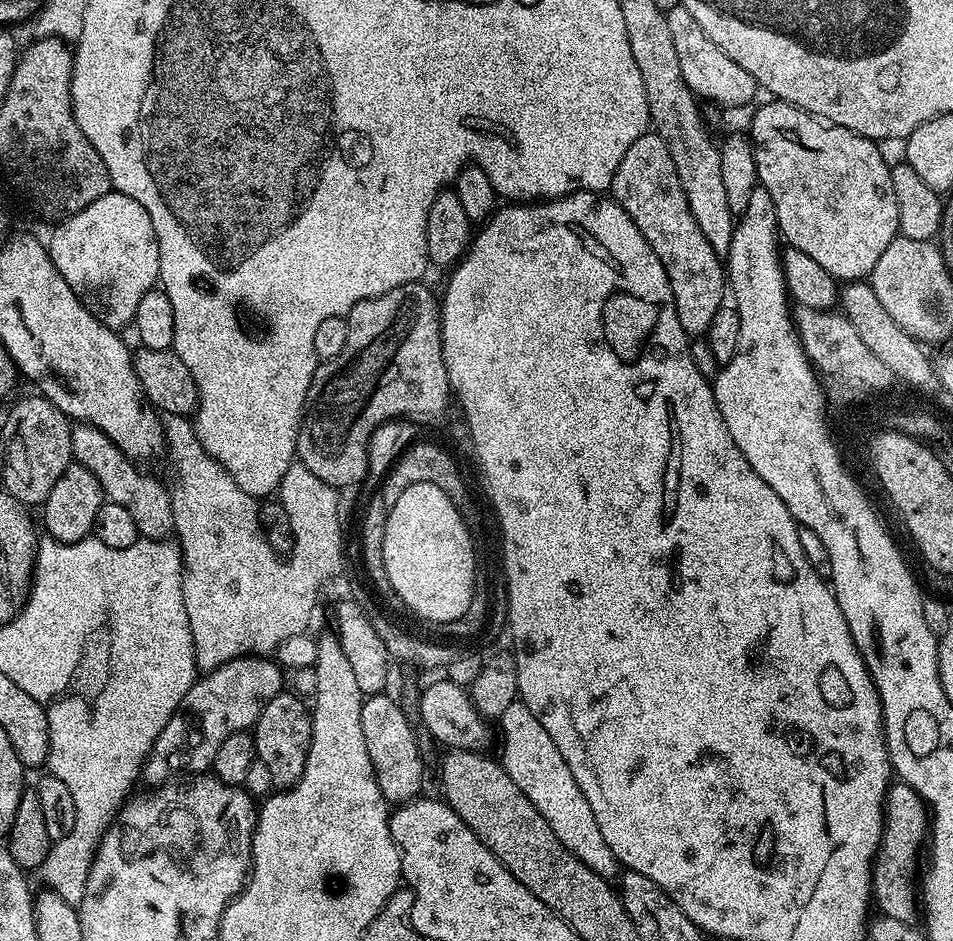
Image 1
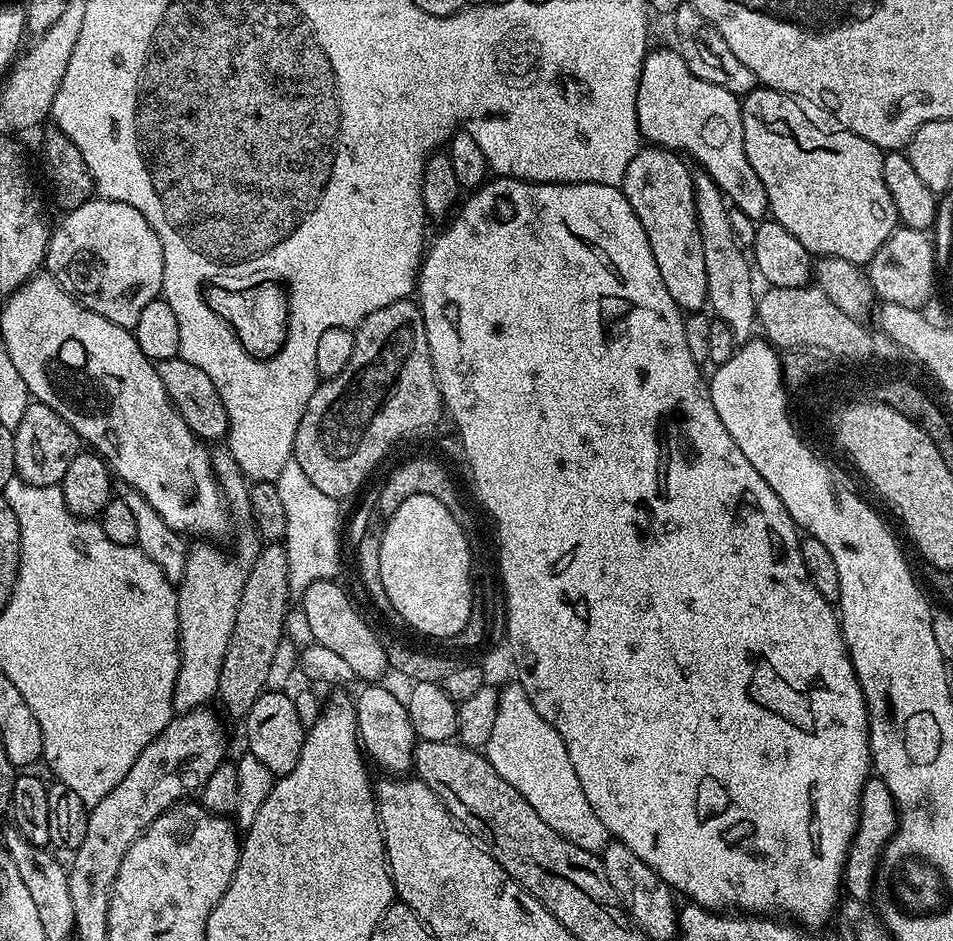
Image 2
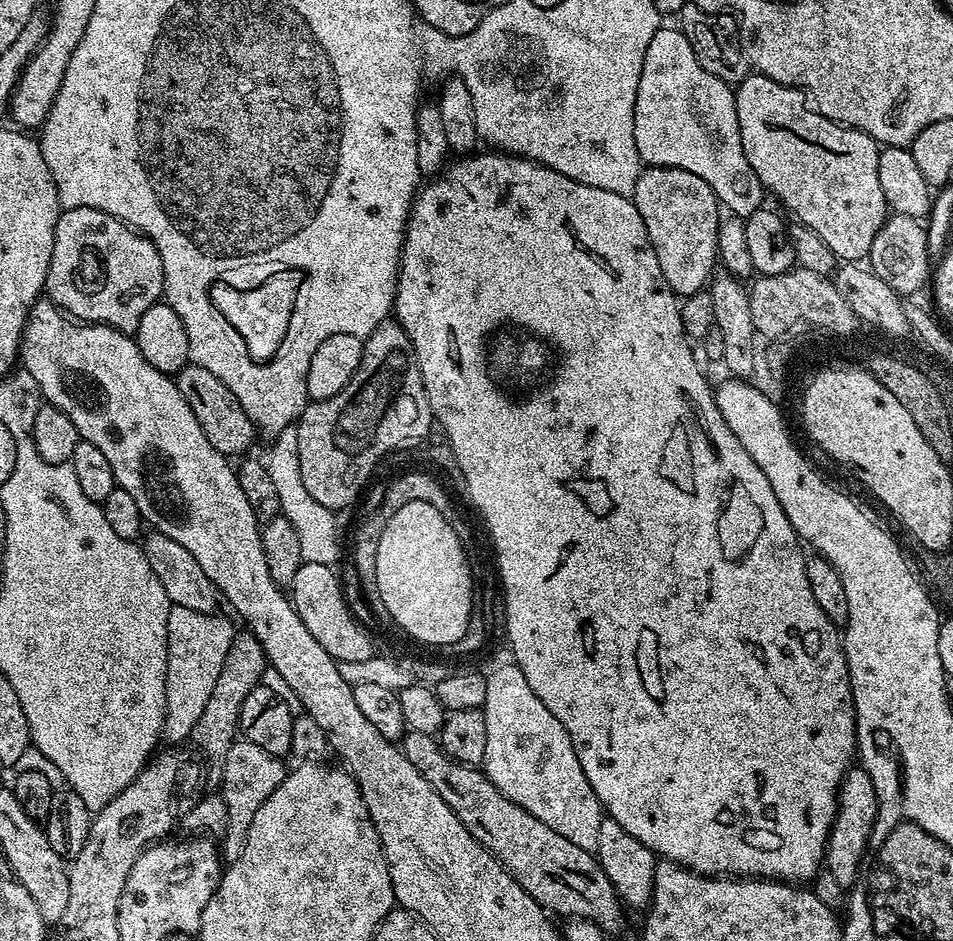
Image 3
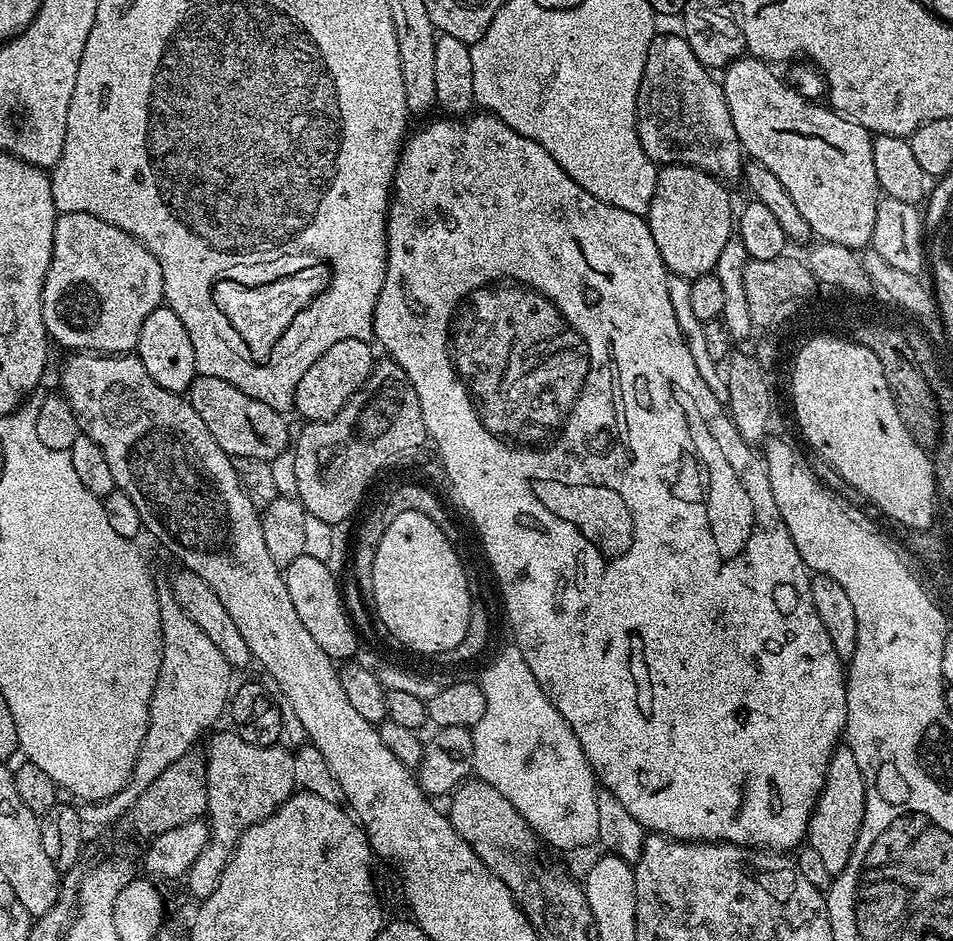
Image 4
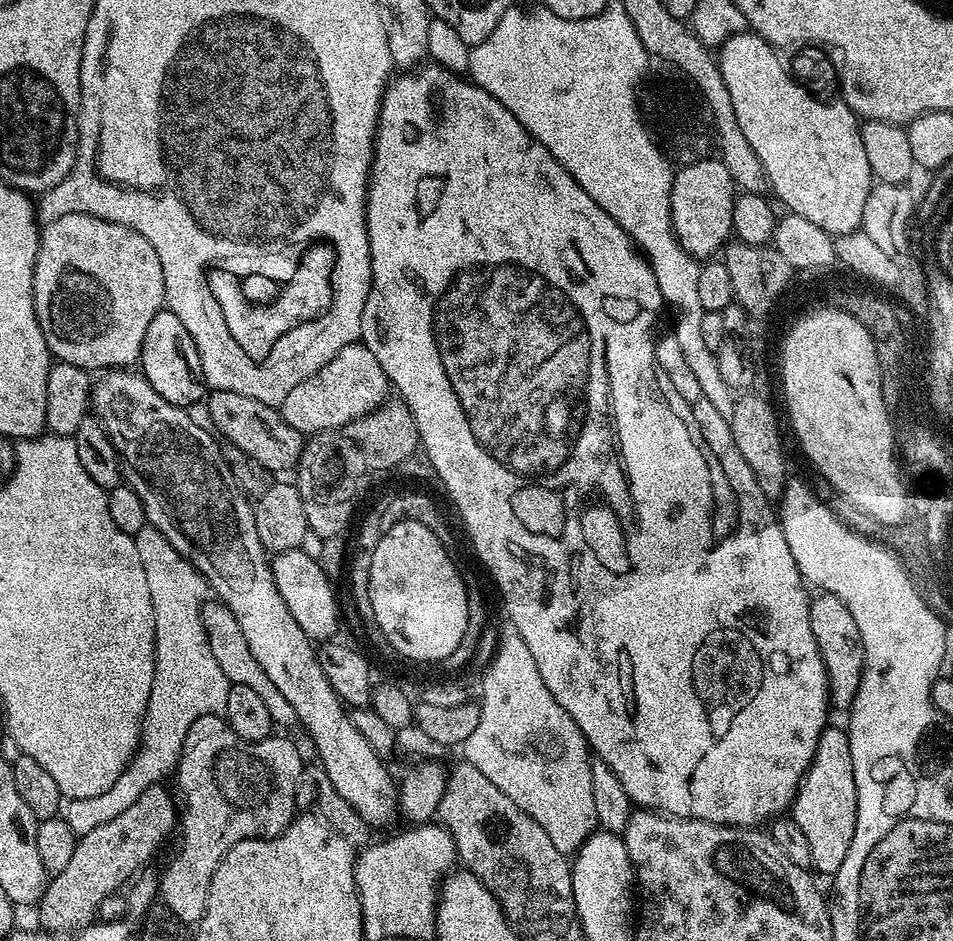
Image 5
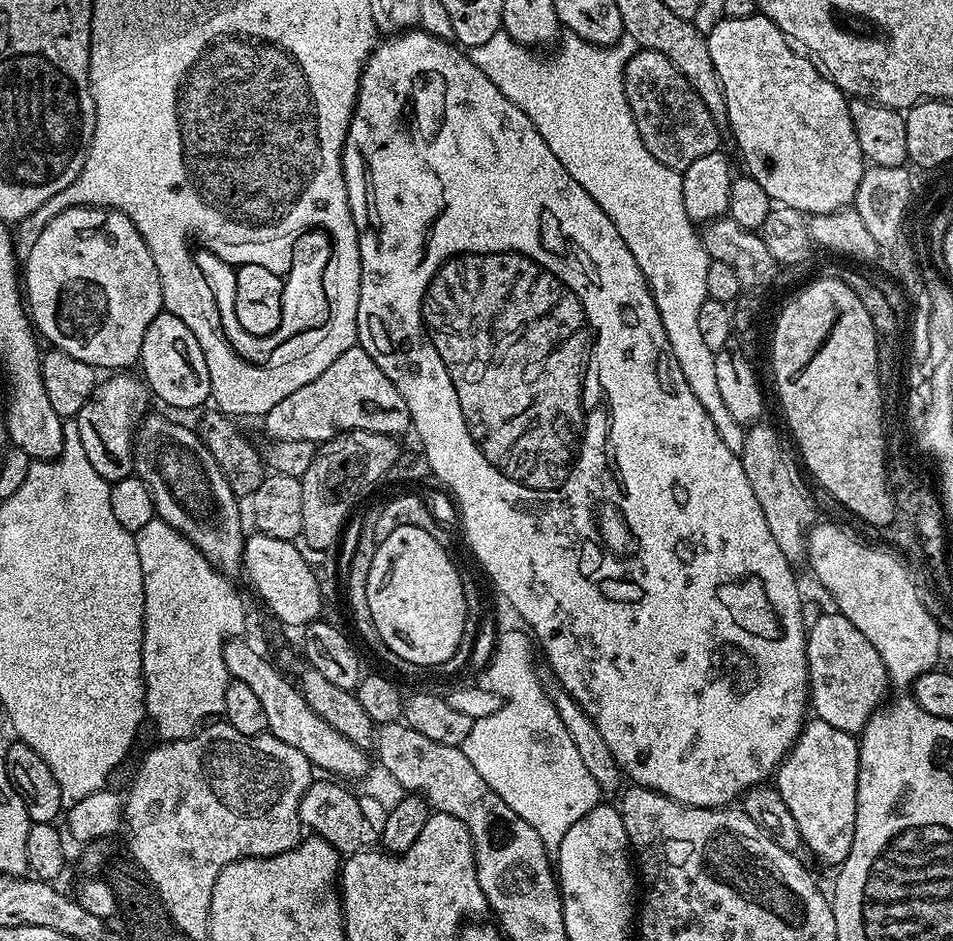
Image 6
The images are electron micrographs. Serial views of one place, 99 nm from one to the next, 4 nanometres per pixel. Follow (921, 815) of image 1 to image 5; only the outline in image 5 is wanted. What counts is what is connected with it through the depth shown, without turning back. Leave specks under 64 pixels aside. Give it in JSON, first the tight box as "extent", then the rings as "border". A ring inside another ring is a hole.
{"extent":[790,726,858,878],"border":[[[828,726],[820,733],[820,741],[812,754],[812,764],[804,773],[796,789],[796,799],[790,805],[790,817],[803,831],[807,844],[810,845],[812,868],[820,871],[827,878],[835,877],[836,871],[846,859],[850,850],[850,842],[854,842],[854,826],[858,818],[858,790],[854,786],[854,762],[850,762],[850,742],[847,731],[843,727],[832,728]]]}

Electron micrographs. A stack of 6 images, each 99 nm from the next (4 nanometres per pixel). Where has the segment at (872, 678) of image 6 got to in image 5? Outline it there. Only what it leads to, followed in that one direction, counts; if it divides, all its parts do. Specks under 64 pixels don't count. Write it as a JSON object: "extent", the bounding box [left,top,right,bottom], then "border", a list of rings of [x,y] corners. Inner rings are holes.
{"extent":[808,591,864,710],"border":[[[821,591],[811,597],[808,609],[810,610],[810,630],[814,630],[814,644],[820,651],[820,660],[826,666],[828,675],[828,698],[833,709],[847,710],[858,694],[858,686],[862,682],[864,673],[864,647],[862,634],[858,634],[858,626],[854,617],[842,598],[834,594]]]}

